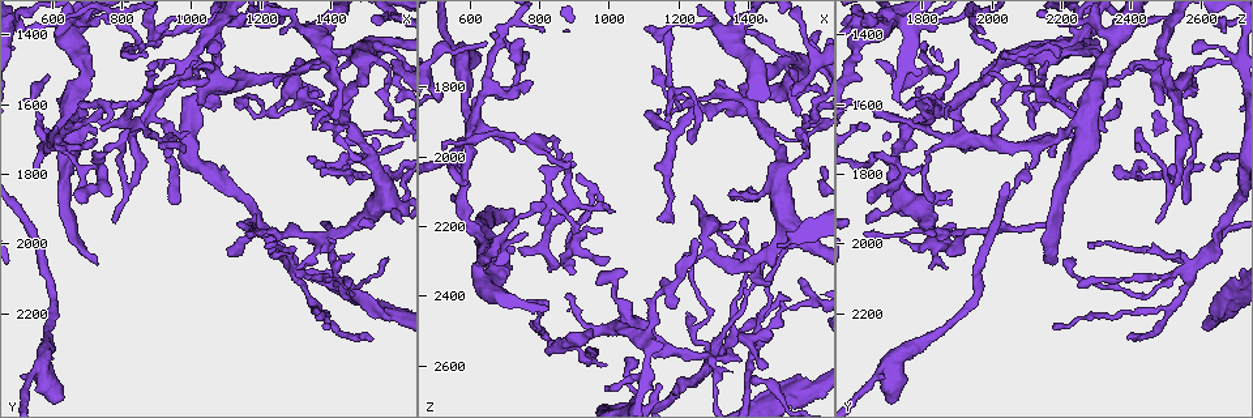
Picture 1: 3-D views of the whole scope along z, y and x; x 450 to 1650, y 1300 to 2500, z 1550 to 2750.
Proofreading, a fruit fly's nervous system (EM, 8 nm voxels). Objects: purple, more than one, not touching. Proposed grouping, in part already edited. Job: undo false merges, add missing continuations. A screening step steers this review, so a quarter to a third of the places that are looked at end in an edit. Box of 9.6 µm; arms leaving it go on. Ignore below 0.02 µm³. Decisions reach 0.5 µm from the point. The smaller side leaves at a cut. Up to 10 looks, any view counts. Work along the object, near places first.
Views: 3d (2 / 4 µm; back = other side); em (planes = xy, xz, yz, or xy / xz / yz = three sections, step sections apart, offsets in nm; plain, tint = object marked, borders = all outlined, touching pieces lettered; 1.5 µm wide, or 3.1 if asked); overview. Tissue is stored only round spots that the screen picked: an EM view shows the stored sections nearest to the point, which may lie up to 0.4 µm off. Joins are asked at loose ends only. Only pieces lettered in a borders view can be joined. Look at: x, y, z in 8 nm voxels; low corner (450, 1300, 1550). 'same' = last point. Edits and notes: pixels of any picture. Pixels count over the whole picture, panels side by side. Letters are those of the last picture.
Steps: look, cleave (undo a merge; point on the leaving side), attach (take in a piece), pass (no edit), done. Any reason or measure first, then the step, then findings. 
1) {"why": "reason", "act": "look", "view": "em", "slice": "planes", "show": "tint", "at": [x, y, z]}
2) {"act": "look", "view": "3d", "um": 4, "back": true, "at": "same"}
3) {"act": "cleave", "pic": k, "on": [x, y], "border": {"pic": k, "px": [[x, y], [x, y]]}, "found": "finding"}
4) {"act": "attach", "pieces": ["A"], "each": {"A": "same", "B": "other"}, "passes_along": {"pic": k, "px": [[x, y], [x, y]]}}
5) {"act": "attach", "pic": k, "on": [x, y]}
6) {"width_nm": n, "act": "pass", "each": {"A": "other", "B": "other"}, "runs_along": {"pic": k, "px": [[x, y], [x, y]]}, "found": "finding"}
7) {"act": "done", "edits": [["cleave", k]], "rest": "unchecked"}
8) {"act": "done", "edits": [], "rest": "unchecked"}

{"why": "side arm on a straight run", "act": "look", "view": "3d", "um": 2, "at": [800, 1660, 2270]}

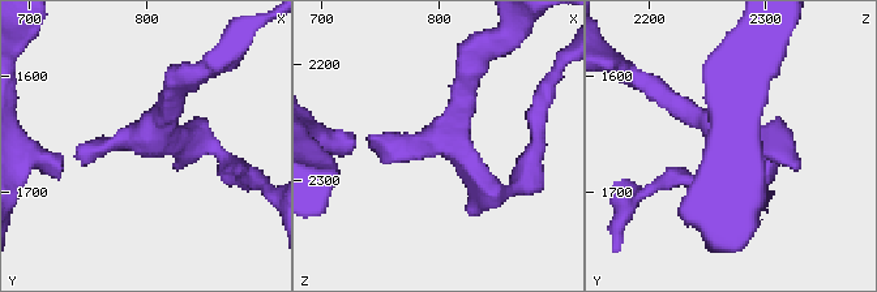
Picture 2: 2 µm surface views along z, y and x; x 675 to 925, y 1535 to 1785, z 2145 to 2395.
{"arms": 3, "why": "need the tissue", "act": "look", "view": "em", "slice": "xz", "step": 8, "show": "tint", "at": [800, 1658, 2266]}

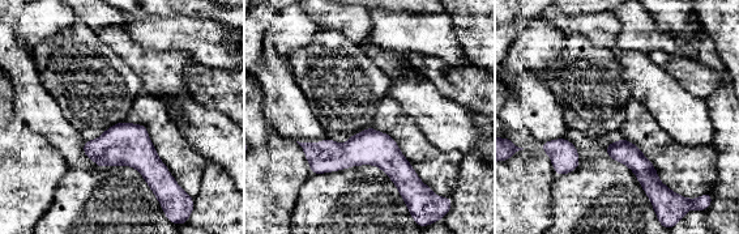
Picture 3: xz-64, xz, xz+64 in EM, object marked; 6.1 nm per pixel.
{"act": "look", "view": "em", "slice": "planes", "show": "borders", "at": "same"}

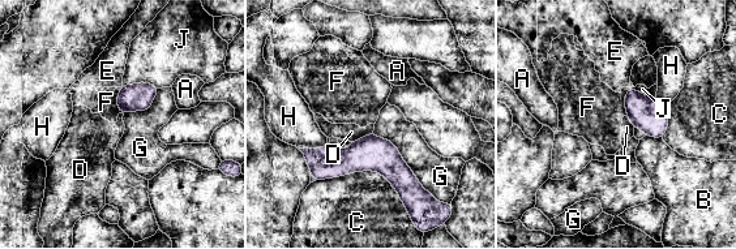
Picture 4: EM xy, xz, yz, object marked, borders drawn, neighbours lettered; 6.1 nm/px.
{"width_nm": 220, "act": "pass", "each": {"A": "other", "B": "other", "C": "other", "D": "other", "E": "other", "F": "other", "G": "other", "H": "other", "J": "other"}, "runs_along": {"pic": 4, "px": [[306, 151], [381, 159], [431, 205]]}, "found": "all the same cell"}

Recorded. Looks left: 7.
{"why": "tapers out", "act": "look", "view": "3d", "um": 2, "at": [1000, 1680, 2600]}

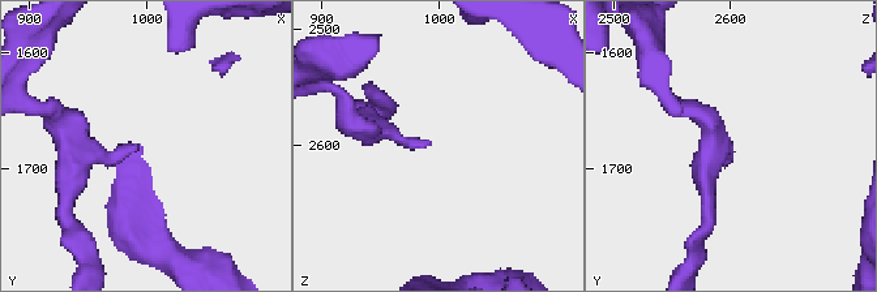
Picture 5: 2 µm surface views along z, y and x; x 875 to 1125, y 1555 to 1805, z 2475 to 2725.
{"act": "look", "view": "em", "slice": "yz", "step": 8, "show": "tint", "at": [992, 1680, 2596]}

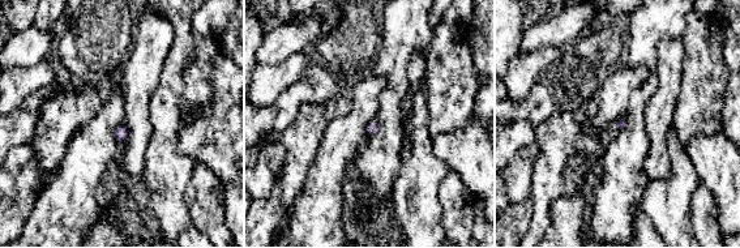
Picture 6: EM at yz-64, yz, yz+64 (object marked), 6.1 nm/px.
{"act": "look", "view": "em", "slice": "planes", "show": "borders", "at": "same"}

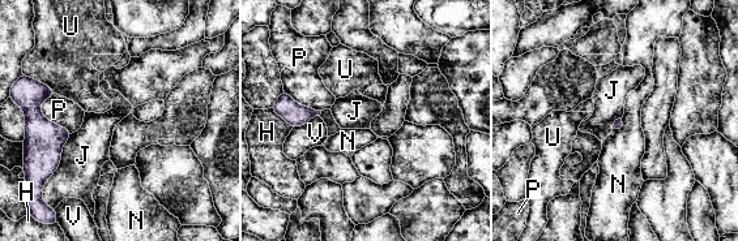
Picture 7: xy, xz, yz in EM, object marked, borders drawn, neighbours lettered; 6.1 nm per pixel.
{"longest_contact_nm": ["J", 320], "act": "pass", "each": {"H": "other", "J": "other", "N": "other", "P": "other", "U": "other", "V": "other"}, "border": {"pic": 7, "px": [[72, 133], [59, 167], [47, 179]]}, "found": "none of them fits"}

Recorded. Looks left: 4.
{"why": "branch stops here", "act": "look", "view": "3d", "um": 4, "at": [730, 2050, 2180]}

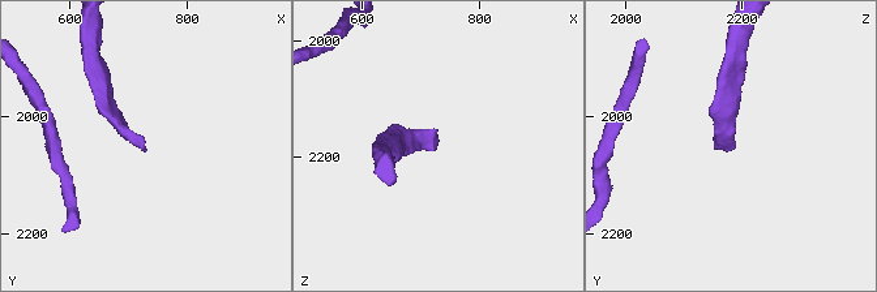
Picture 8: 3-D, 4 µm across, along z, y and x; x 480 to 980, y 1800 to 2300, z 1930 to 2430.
{"why": "now the EM", "act": "look", "view": "em", "slice": "planes", "show": "tint", "at": [725, 2060, 2175]}

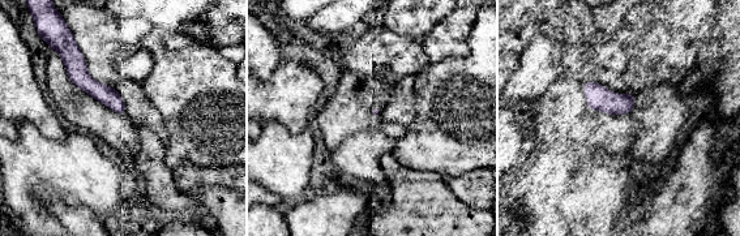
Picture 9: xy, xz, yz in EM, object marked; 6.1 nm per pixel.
{"why": "what lies round it", "act": "look", "view": "em", "slice": "planes", "show": "borders", "at": "same"}

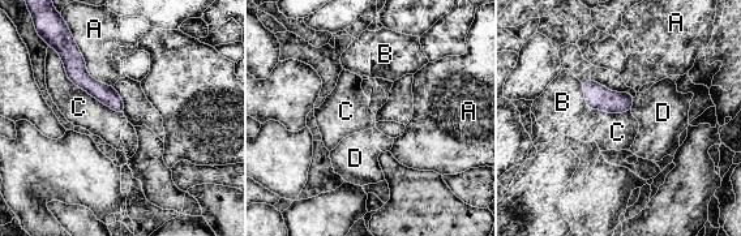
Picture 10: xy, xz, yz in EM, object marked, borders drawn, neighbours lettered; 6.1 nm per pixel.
{"act": "pass", "each": {"A": "other", "B": "other", "C": "other", "D": "other"}, "border": {"pic": 10, "px": [[56, 52], [71, 81], [123, 115]]}, "found": "no lettered piece goes on from it"}

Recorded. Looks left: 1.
{"act": "done", "edits": [], "rest": "unchecked"}

